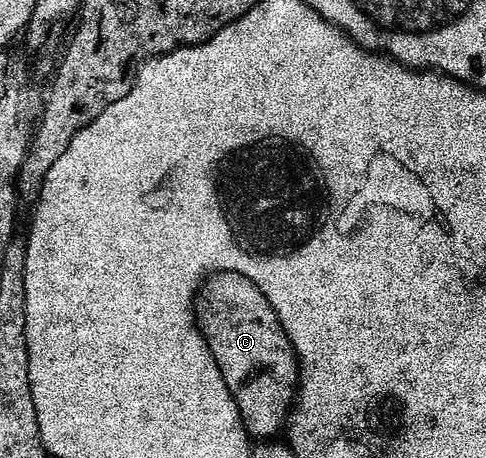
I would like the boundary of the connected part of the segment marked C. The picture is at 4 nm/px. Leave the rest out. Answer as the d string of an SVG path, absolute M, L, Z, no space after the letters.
M215 270L213 274L203 278L198 293L194 296L194 317L198 319L198 330L207 342L239 409L240 420L246 433L254 440L270 440L275 437L278 429L285 427L292 403L296 397L298 384L298 357L294 355L292 344L282 327L280 315L274 311L274 306L256 288L248 276L240 276L231 270Z

